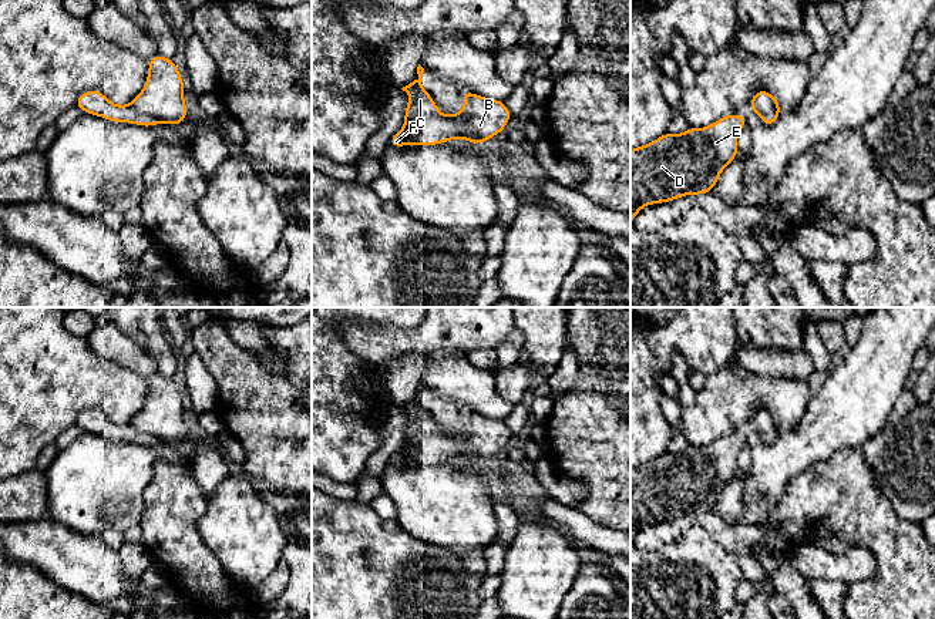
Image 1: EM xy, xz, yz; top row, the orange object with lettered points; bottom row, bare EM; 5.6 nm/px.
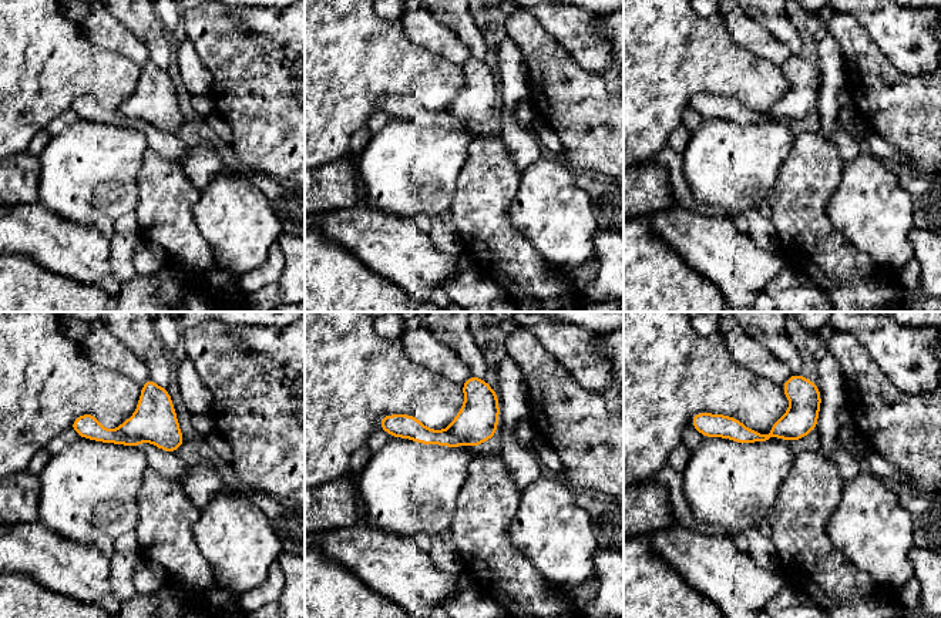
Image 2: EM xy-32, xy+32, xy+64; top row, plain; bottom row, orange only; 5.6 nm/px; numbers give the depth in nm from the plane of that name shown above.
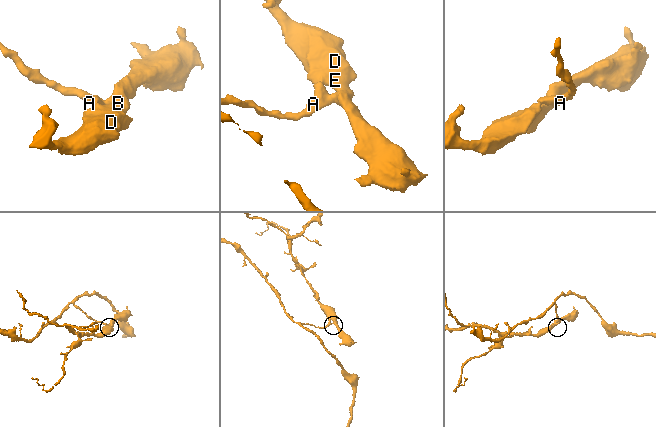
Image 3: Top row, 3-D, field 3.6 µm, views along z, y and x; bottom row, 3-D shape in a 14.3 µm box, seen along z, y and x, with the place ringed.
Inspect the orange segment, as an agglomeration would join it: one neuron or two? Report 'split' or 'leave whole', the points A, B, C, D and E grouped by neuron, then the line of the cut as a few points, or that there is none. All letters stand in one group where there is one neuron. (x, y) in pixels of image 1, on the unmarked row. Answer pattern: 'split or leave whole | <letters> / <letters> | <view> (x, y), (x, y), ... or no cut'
split | A C / B D E | xy (130, 423), (160, 440)

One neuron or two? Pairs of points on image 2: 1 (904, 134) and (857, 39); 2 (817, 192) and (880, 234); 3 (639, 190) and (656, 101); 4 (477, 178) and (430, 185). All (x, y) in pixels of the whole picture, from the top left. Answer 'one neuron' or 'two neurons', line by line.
1: one neuron
2: two neurons
3: two neurons
4: two neurons

